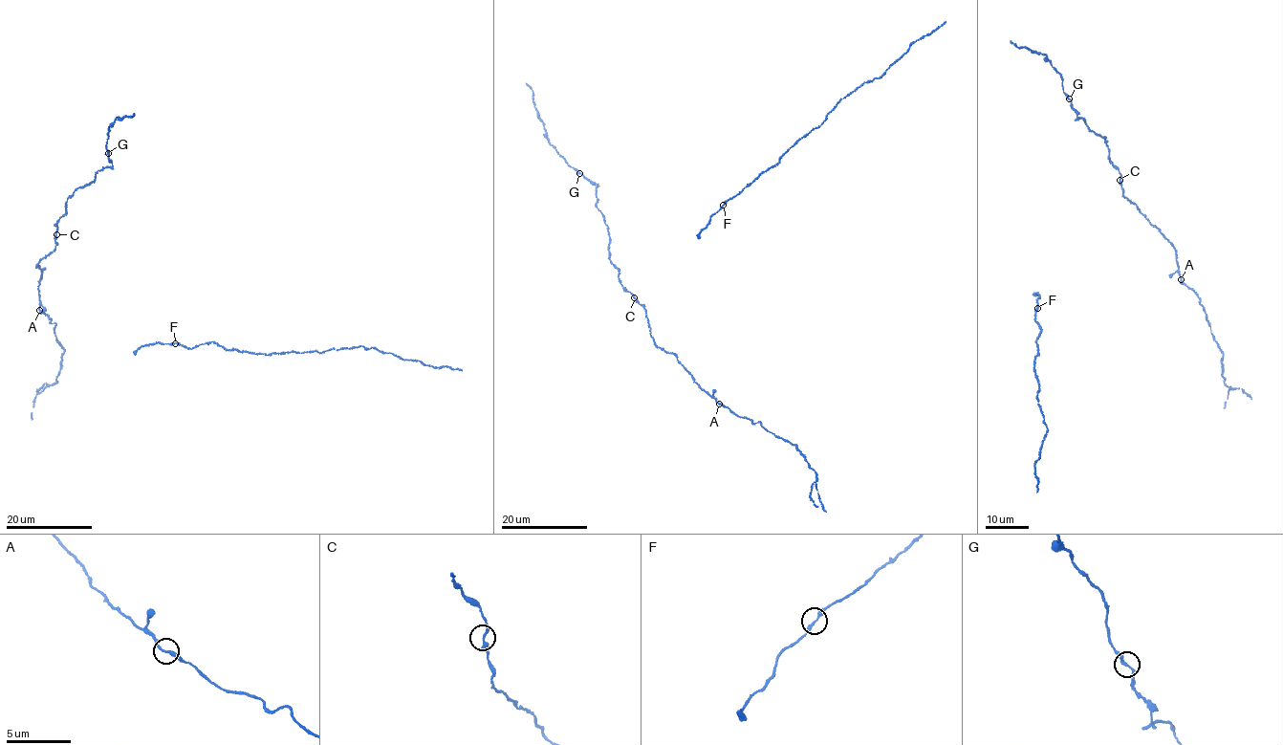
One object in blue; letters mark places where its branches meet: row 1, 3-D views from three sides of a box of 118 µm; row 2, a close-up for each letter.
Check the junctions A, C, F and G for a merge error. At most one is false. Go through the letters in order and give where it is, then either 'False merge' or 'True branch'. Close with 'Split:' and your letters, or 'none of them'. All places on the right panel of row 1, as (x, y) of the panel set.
A: Place: (1181, 279). True branch
C: Place: (1119, 180). True branch
F: Place: (1037, 308). True branch
G: Place: (1069, 98). True branch
Split: none of them

